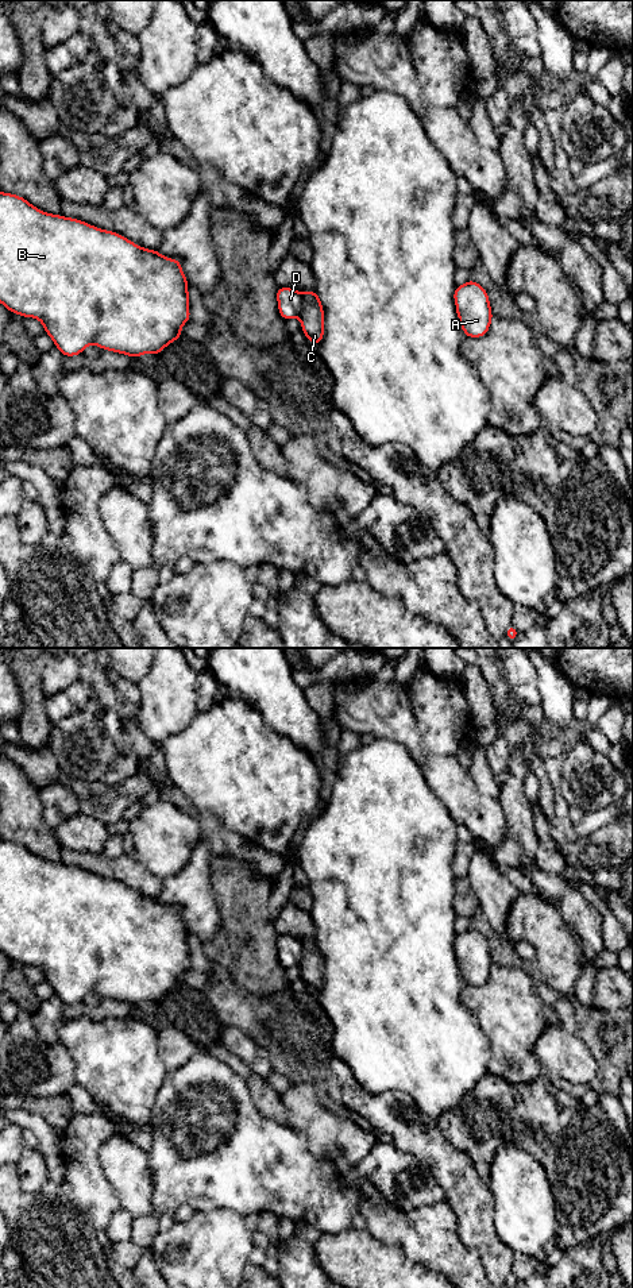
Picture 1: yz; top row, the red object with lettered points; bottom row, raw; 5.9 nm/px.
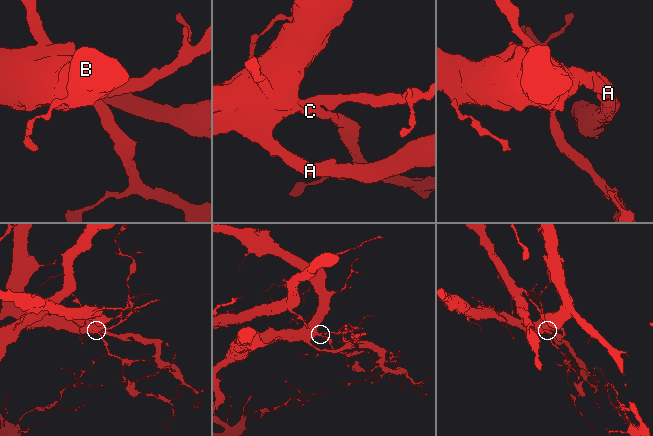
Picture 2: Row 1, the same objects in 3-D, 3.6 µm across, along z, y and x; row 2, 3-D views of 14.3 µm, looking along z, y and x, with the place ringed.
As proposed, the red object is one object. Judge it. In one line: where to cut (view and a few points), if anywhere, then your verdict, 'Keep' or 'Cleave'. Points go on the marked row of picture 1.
Split along yz (303, 293), (303, 309), (297, 316). Cleave

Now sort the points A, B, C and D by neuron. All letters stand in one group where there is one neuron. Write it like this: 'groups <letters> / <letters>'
groups A B D / C

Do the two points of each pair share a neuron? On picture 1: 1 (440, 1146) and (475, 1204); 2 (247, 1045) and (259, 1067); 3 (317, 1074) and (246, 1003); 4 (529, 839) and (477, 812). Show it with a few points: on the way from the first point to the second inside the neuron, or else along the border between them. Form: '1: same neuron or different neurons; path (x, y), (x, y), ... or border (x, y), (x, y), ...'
1: same neuron; path (446, 1161), (459, 1177), (464, 1190)
2: same neuron; path (249, 1051), (259, 1061)
3: same neuron; path (300, 1056), (263, 1020)
4: different neurons; border (497, 798), (504, 814), (508, 837)

